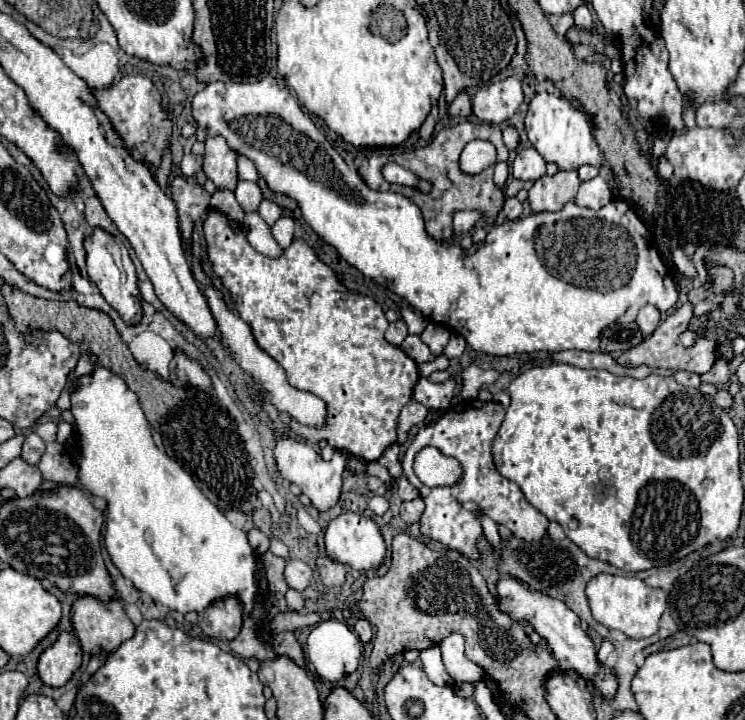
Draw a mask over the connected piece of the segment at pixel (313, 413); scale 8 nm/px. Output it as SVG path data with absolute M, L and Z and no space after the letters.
M192 258L192 272L194 272L194 278L196 278L196 280L202 284L202 288L204 288L204 294L206 294L206 298L208 298L210 310L212 310L216 322L218 322L218 330L220 330L220 336L222 336L222 344L230 350L230 354L232 354L234 360L240 364L240 368L242 368L244 372L248 372L248 374L254 378L254 382L262 386L264 392L268 392L270 402L272 402L280 412L288 412L290 416L294 416L294 418L296 418L298 422L302 422L302 424L320 426L320 424L324 422L324 416L326 416L326 404L324 404L320 398L316 398L316 396L312 396L312 394L308 394L308 392L300 392L300 390L290 388L290 384L286 382L284 370L282 370L264 350L258 348L258 344L256 344L252 332L250 332L250 326L248 326L242 318L230 314L230 310L226 308L226 304L224 304L224 300L222 300L222 294L220 294L218 290L214 290L214 288L208 284L208 278L206 278L206 274L202 272L200 262L198 262L196 258Z

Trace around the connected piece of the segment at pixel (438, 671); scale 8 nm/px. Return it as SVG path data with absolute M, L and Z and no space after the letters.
M430 646L426 650L420 652L420 660L424 666L424 672L428 674L428 678L438 684L438 686L452 686L454 680L448 676L444 664L442 664L442 656L440 656L440 648L438 646Z

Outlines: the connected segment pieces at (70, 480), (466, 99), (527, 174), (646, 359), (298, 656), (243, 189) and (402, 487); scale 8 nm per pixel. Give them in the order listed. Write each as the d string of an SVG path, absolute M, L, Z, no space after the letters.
M46 422L40 424L34 430L40 438L44 438L46 442L46 452L38 464L44 480L56 482L60 486L76 486L78 482L78 466L74 466L74 458L66 452L64 446L60 446L54 438L56 434L56 424L54 422Z
M460 92L454 102L448 106L448 112L452 116L458 116L458 118L468 118L472 114L472 100L466 92Z
M522 148L518 150L512 162L512 176L518 180L538 180L546 174L546 162L536 152L536 148Z
M686 302L680 308L676 308L674 312L670 312L660 326L654 330L654 334L650 338L646 338L642 344L630 348L628 352L618 356L618 364L624 368L636 368L636 366L650 366L650 368L666 368L672 372L694 372L694 374L706 374L712 370L714 362L720 358L720 350L718 350L718 342L702 338L696 340L690 348L682 348L682 344L678 344L678 336L682 332L686 332L686 328L690 328L690 320L694 316L694 304Z
M282 632L282 634L278 634L276 640L274 640L274 646L272 646L272 648L274 648L274 652L276 652L278 656L286 656L286 658L290 658L296 666L306 668L304 650L302 650L300 644L296 642L294 632Z
M246 180L238 182L238 188L234 194L236 194L236 200L244 212L258 210L258 206L262 202L262 192L260 192L256 182L246 182Z
M404 474L398 478L398 496L400 496L400 500L404 500L404 502L416 500L416 498L420 496L420 492L408 482L408 478L406 478Z

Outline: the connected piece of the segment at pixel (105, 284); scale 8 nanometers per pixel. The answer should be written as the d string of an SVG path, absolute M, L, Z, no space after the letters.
M96 228L84 242L86 246L86 268L88 268L88 278L98 286L100 294L104 296L104 300L120 314L120 318L128 324L128 326L136 326L142 320L142 294L138 290L138 276L136 276L136 268L134 262L128 256L126 246L106 234L104 230Z

